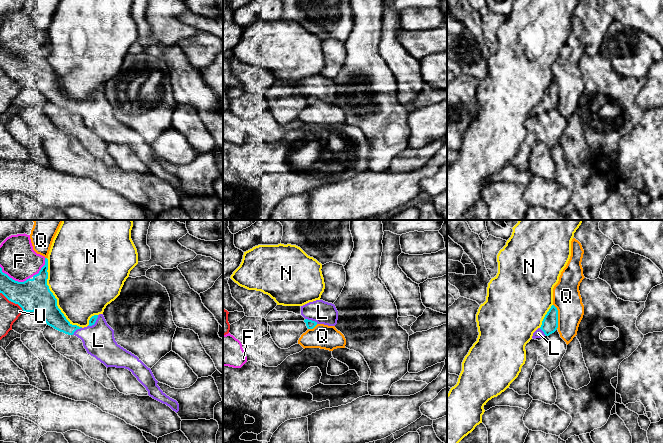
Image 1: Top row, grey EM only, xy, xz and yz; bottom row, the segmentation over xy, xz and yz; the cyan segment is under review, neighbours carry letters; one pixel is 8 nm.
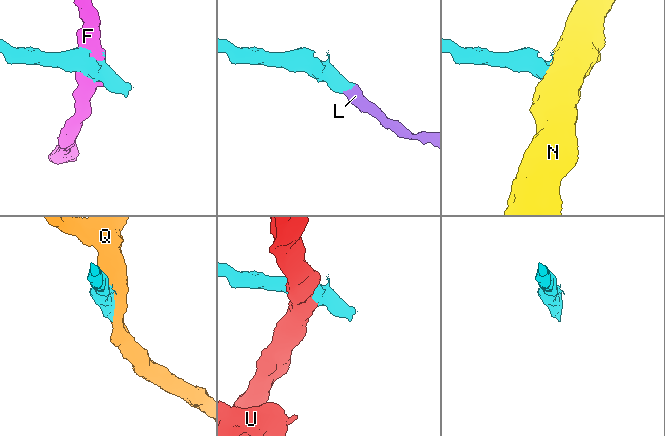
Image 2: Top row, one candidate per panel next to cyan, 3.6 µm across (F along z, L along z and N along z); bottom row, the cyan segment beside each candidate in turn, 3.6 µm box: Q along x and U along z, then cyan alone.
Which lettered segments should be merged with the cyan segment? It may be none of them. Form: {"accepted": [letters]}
{"accepted": ["L"]}

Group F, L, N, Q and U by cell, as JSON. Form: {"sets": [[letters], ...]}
{"sets": [["F"], ["L"], ["N"], ["Q"], ["U"]]}

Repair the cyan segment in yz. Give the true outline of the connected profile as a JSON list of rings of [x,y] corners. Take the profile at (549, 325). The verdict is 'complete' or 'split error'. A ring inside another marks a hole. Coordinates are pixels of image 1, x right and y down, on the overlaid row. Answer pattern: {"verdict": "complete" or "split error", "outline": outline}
{"verdict": "split error", "outline": [[[552,305],[547,314],[545,315],[542,325],[534,333],[532,338],[543,338],[545,335],[549,336],[554,333],[558,328],[558,310]]]}

